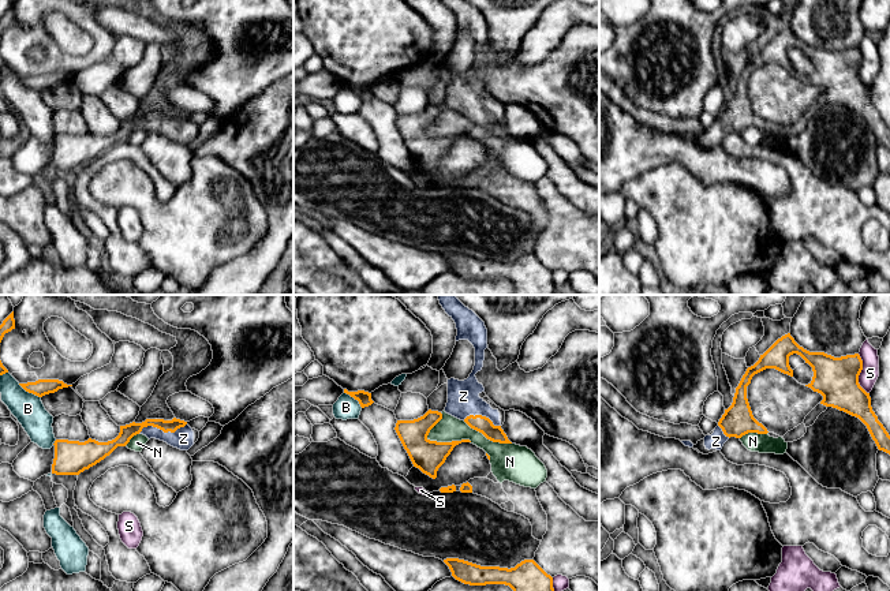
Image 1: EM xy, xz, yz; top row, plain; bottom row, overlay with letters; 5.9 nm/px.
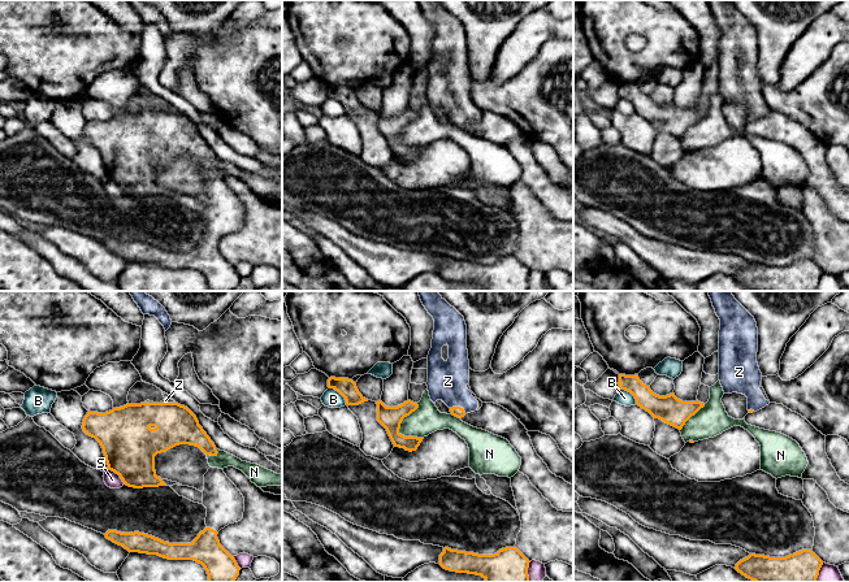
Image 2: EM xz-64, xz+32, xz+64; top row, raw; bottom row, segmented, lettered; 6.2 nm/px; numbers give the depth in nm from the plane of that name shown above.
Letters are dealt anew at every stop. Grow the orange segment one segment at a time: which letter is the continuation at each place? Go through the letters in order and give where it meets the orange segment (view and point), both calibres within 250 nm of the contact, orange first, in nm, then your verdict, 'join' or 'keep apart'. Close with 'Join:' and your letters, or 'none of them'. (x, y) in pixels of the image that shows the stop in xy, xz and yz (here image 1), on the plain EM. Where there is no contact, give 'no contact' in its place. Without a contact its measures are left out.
B: xy (29, 86) | 100/180 nm | keep apart
N: xz (449, 137) | 180/150 nm | keep apart
S: yz (859, 68) | 260/110 nm | keep apart
Z: xy (161, 123) | 90/130 nm | join
Join: Z

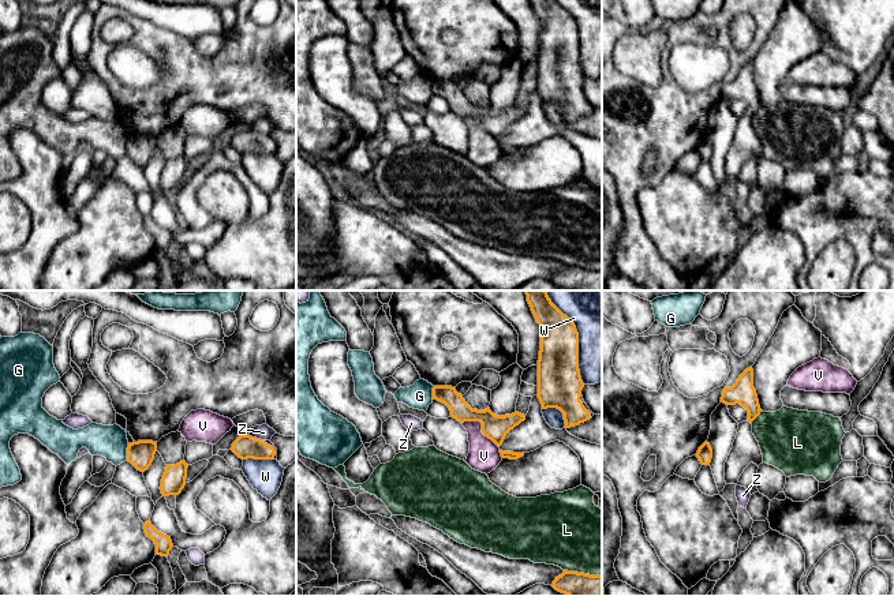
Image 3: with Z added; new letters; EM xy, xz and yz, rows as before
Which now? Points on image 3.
G: xy (127, 146) | 160/190 nm | keep apart
L: yz (756, 111) | 140/360 nm | keep apart
V: xz (482, 122) | 150/180 nm | keep apart
W: xz (578, 38) | 260/280 nm | keep apart
Z: xy (255, 132) | 140/90 nm | keep apart
Join: none of them

